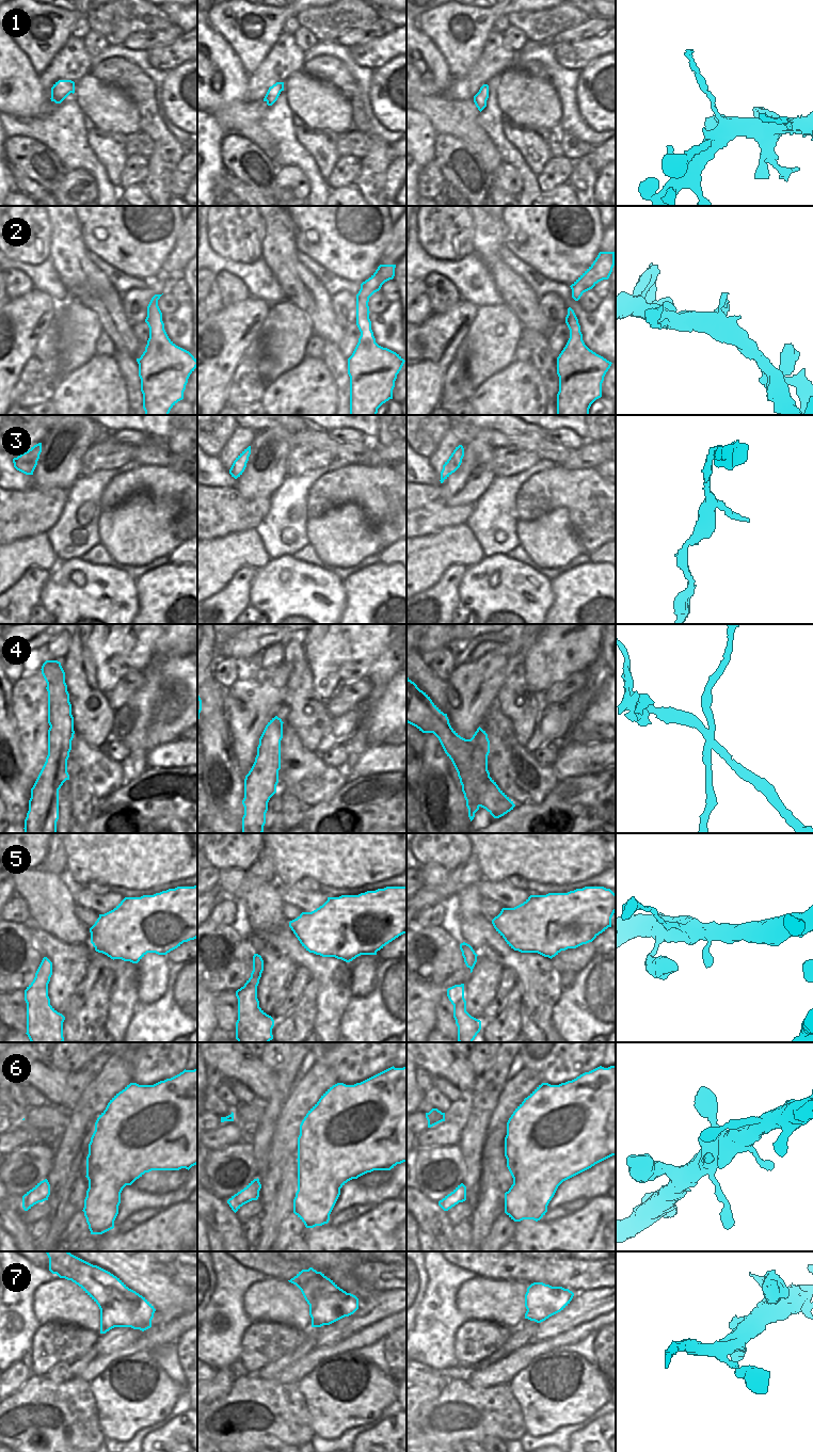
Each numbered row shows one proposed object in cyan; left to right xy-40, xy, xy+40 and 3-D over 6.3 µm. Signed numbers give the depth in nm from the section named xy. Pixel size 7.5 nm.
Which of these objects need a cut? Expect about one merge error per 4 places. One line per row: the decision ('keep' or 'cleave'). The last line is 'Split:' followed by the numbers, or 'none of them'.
1: cleave
2: keep
3: keep
4: cleave
5: keep
6: keep
7: keep
Split: 1, 4

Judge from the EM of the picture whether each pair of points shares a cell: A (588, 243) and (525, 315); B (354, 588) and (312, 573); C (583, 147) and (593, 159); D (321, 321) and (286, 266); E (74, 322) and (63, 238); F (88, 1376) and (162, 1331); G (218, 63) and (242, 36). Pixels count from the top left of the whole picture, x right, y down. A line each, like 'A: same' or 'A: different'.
A: different
B: different
C: different
D: same
E: different
F: same
G: different

